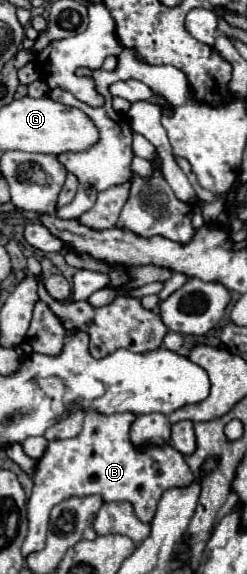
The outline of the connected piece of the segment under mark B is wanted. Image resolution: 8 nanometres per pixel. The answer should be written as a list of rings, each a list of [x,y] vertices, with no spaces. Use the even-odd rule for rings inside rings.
[[[95,411],[85,413],[83,431],[65,441],[51,441],[49,449],[37,461],[33,475],[33,493],[29,497],[29,531],[23,543],[23,555],[43,549],[51,509],[69,497],[101,495],[107,503],[127,501],[133,505],[135,515],[143,523],[151,523],[161,495],[173,487],[189,487],[195,477],[187,467],[183,455],[171,445],[135,447],[129,439],[129,429],[135,421],[133,413],[101,415]]]

